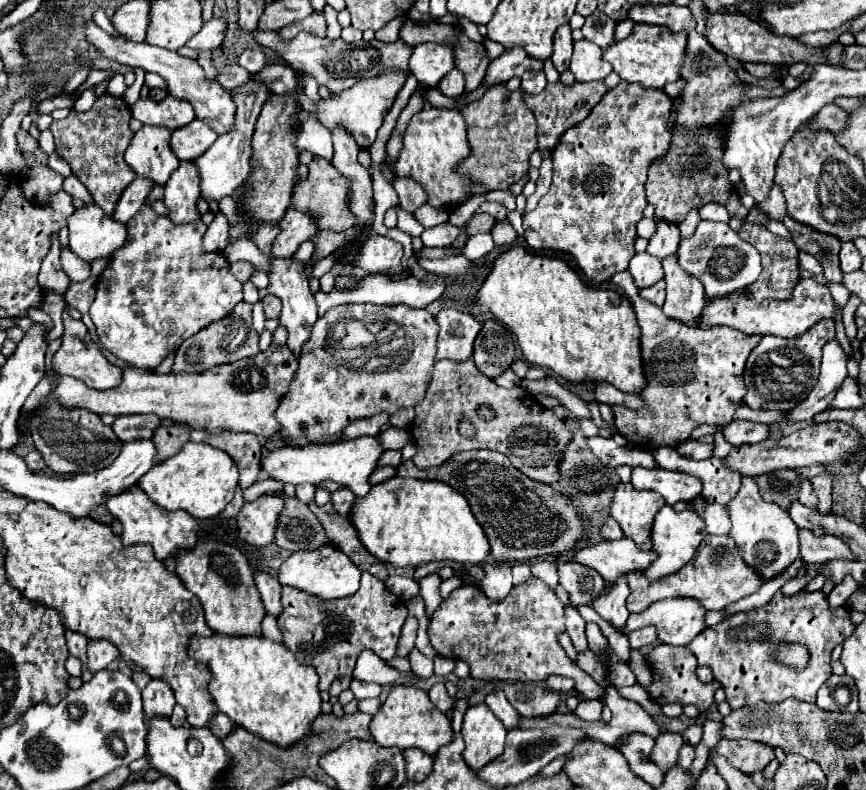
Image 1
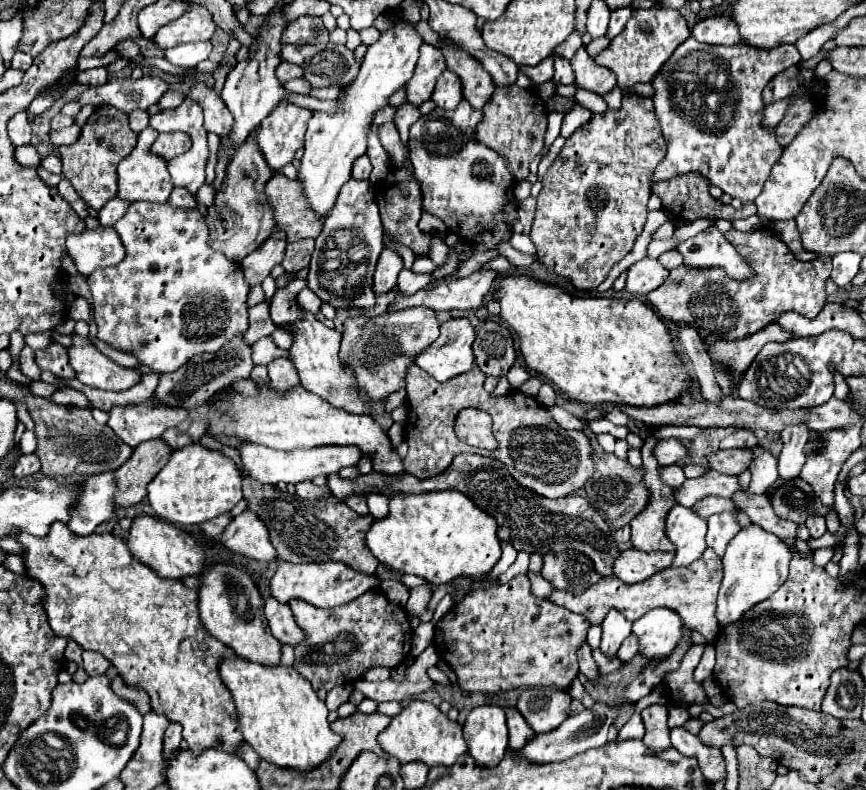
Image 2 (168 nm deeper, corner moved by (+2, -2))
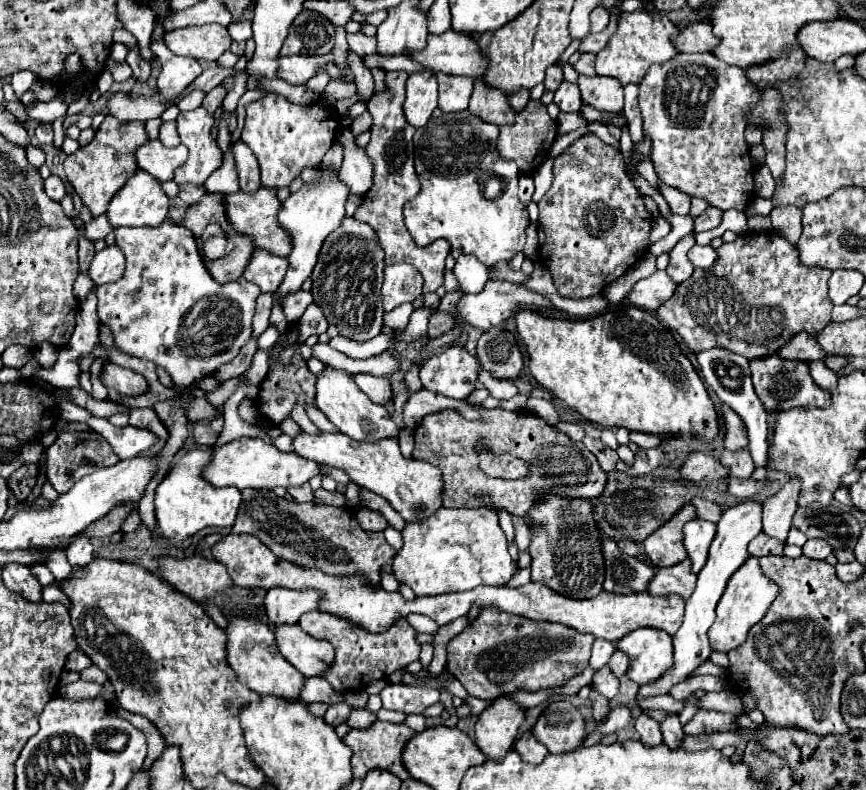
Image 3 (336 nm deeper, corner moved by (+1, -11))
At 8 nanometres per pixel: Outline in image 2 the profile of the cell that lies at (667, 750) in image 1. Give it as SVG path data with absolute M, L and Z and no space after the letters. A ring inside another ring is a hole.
M654 704L654 706L648 706L642 710L642 720L644 720L644 728L646 728L646 734L642 738L642 742L650 748L650 750L664 750L666 746L672 746L670 744L670 730L666 726L666 720L668 720L668 710L666 706L660 706L660 704Z

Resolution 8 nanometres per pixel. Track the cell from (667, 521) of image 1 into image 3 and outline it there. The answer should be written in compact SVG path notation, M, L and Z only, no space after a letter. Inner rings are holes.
M693 519L683 525L683 545L691 559L691 571L699 573L707 559L707 549L715 537L715 523Z

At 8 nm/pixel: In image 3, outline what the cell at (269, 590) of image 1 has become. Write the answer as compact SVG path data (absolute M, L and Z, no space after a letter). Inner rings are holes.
M297 623L279 625L273 631L283 657L305 677L319 677L333 663L331 643L307 635Z

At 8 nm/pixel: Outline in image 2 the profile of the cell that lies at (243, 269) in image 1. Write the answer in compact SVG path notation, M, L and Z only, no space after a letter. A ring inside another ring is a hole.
M276 230L264 240L264 244L258 250L254 250L244 258L242 270L250 286L262 284L262 280L270 276L272 268L282 264L284 248L286 248L286 236L280 230Z

